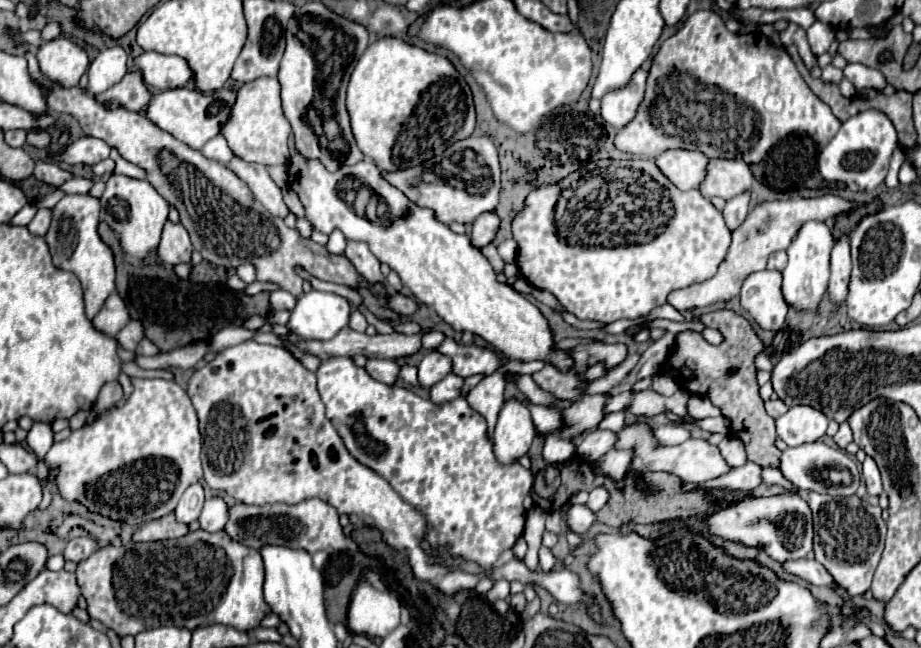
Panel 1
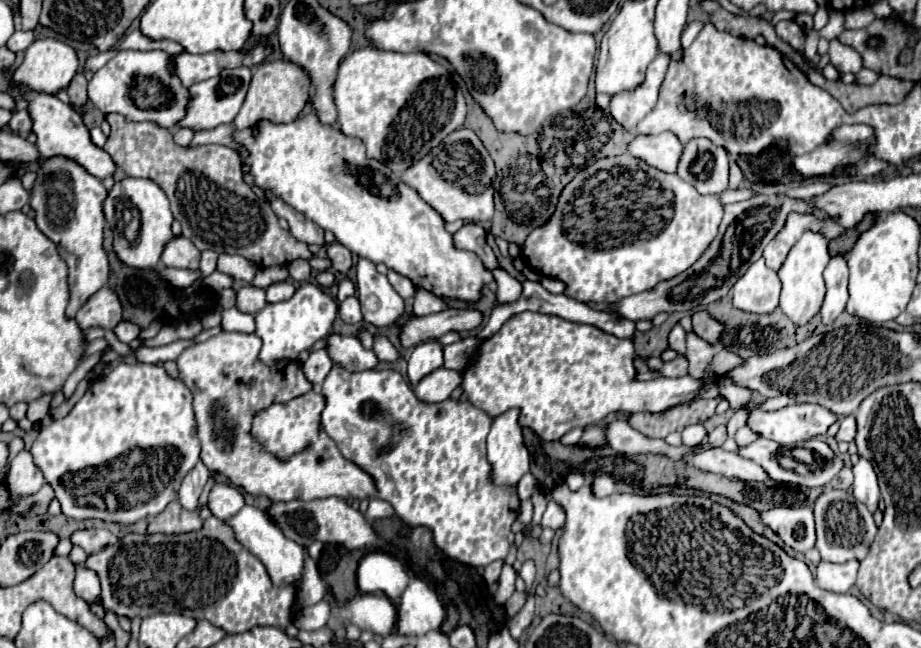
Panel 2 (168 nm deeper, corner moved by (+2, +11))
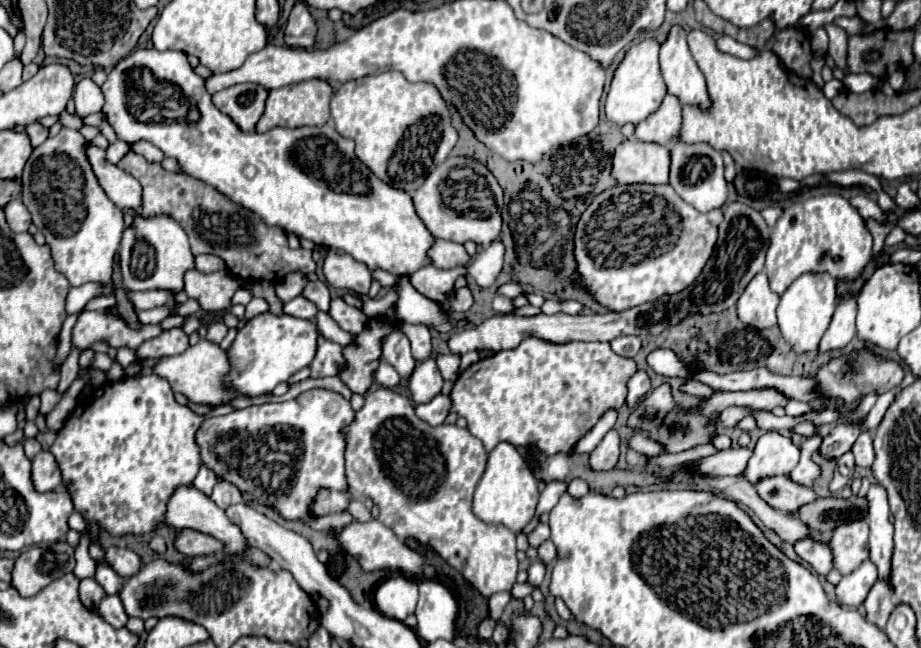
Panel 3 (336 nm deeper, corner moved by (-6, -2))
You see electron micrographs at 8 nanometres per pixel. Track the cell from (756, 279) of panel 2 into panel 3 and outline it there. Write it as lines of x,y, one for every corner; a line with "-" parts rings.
760,272
750,280
738,298
738,318
742,322
748,322
748,326
756,326
758,330
770,328
776,324
778,302
780,296
770,290
766,274

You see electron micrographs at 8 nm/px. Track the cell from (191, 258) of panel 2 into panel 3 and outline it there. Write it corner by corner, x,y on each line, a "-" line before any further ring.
188,270
184,280
186,280
184,292
188,294
188,298
198,300
204,312
214,312
214,314
228,310
232,306
230,300
234,292
240,288
240,280
232,278
228,270
220,270
212,274

